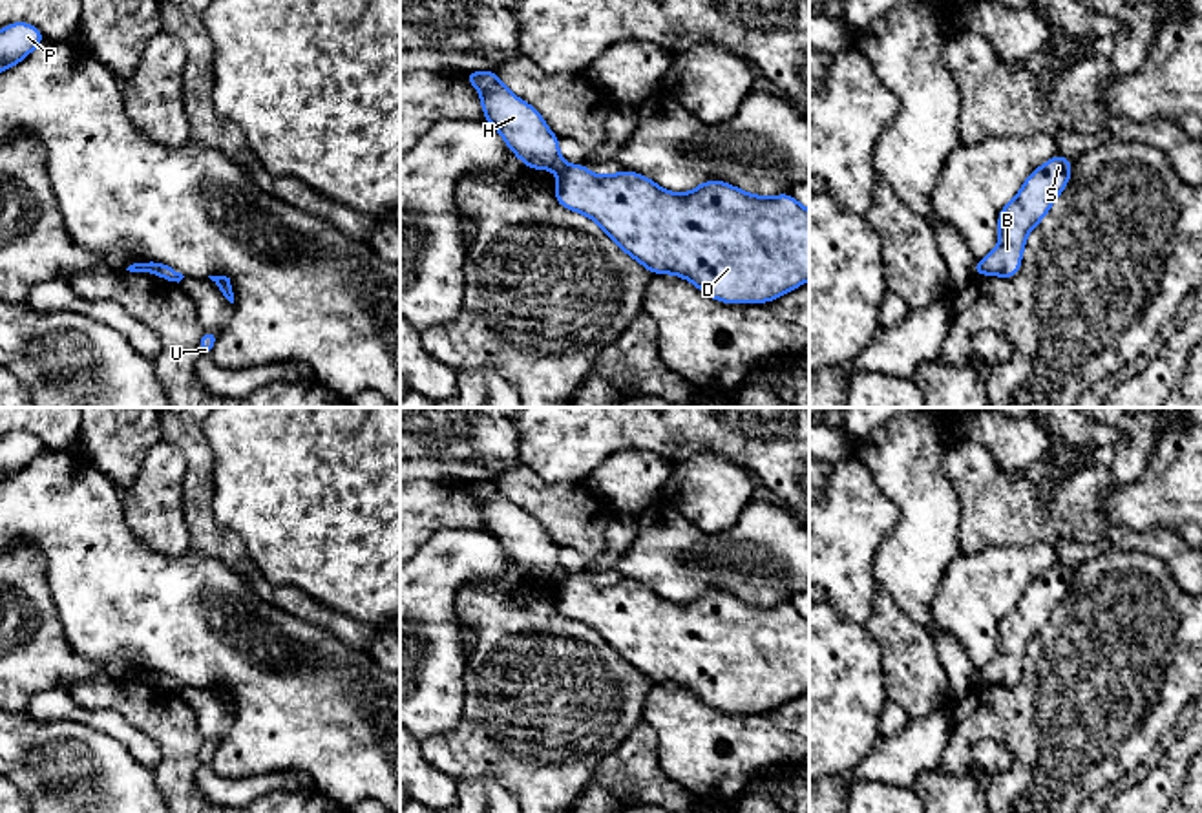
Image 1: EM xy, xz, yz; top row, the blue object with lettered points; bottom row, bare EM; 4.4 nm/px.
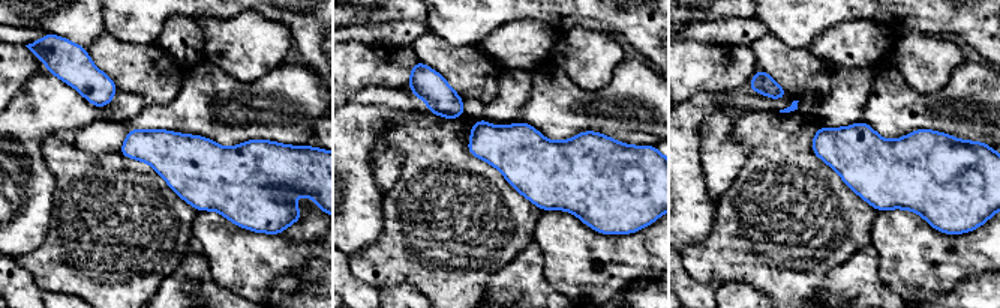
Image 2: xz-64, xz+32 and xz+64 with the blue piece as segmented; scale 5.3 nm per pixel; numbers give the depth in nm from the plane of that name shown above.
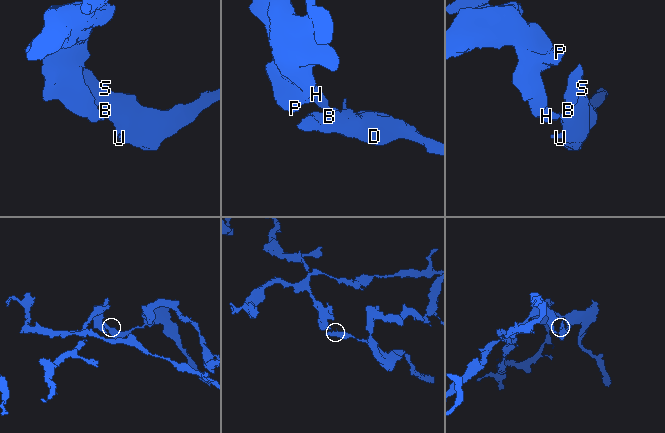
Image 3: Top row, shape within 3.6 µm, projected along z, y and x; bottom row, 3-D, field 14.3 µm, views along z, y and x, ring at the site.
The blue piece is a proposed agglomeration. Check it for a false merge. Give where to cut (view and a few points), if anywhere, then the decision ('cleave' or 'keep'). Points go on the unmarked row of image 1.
xy (150, 671), (154, 680) | cleave

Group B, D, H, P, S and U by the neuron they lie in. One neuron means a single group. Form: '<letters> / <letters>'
B D S U / H P

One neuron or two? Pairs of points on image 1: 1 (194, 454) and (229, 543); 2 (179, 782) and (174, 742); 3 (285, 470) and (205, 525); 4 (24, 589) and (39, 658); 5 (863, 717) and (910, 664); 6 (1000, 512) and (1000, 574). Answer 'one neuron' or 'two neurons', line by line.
1: one neuron
2: one neuron
3: two neurons
4: one neuron
5: two neurons
6: two neurons

